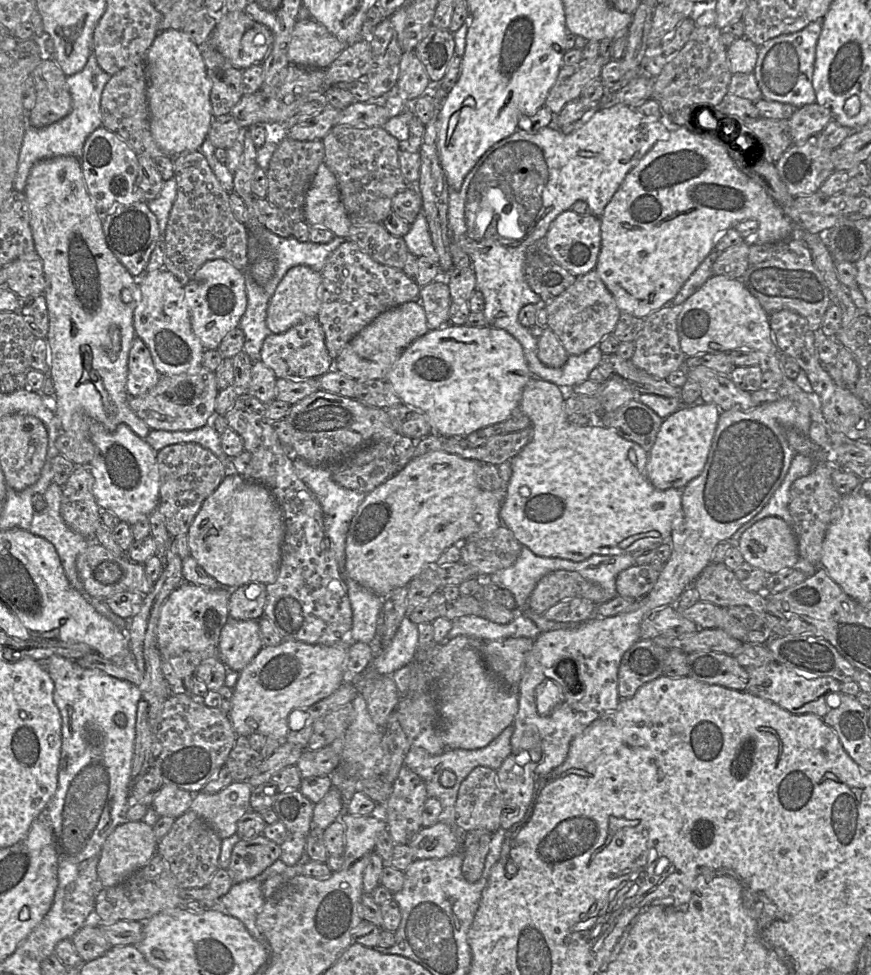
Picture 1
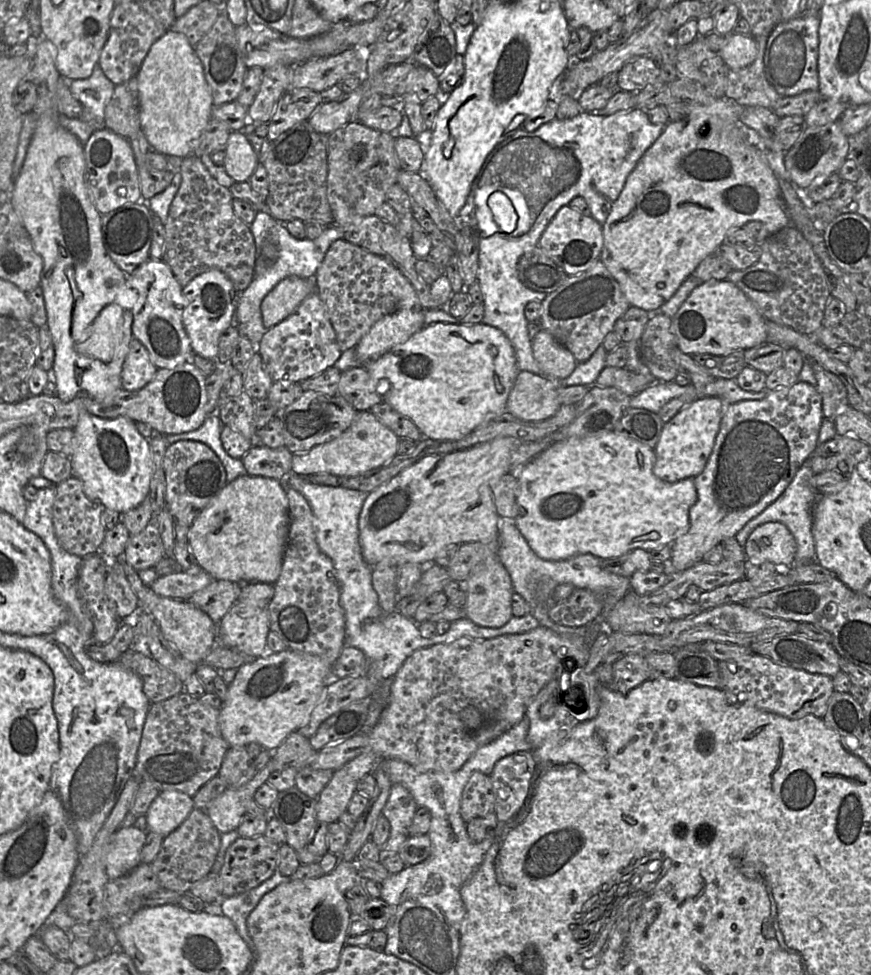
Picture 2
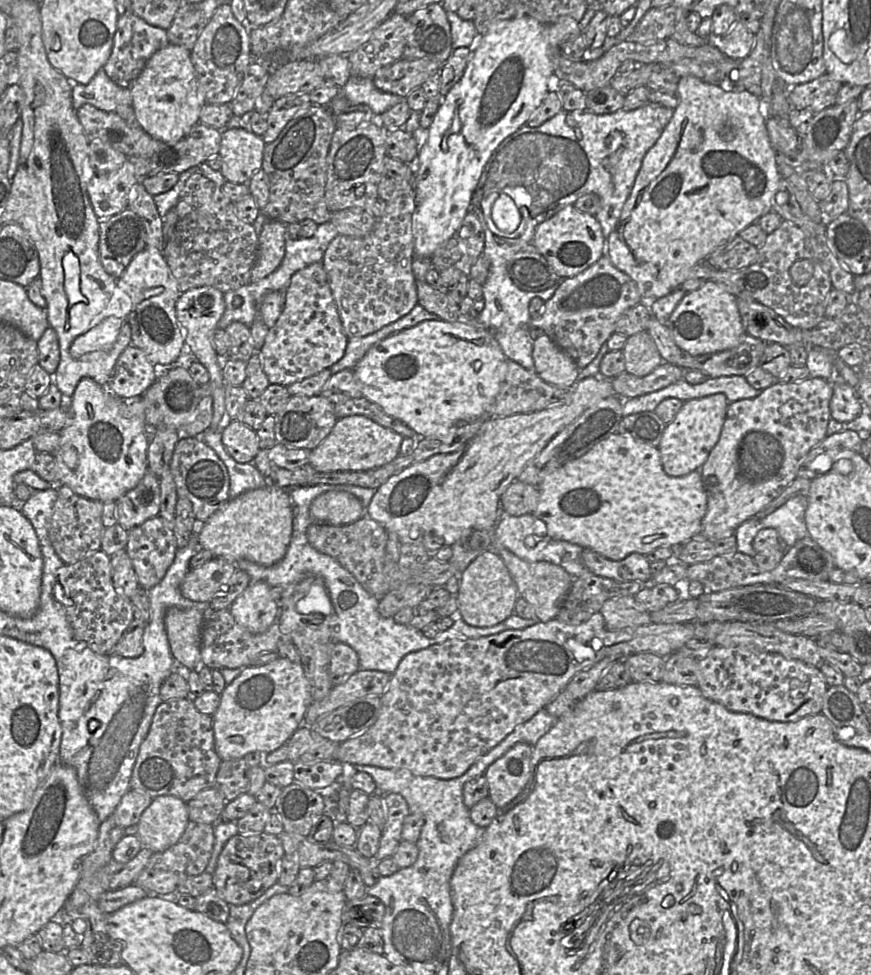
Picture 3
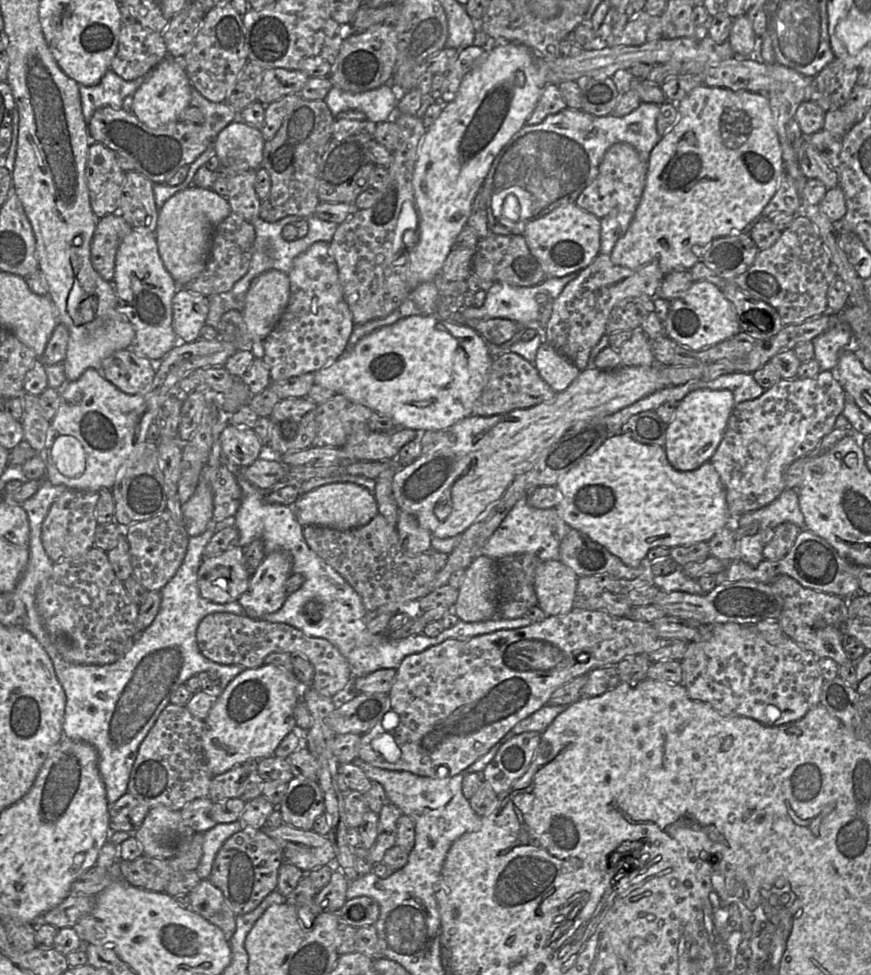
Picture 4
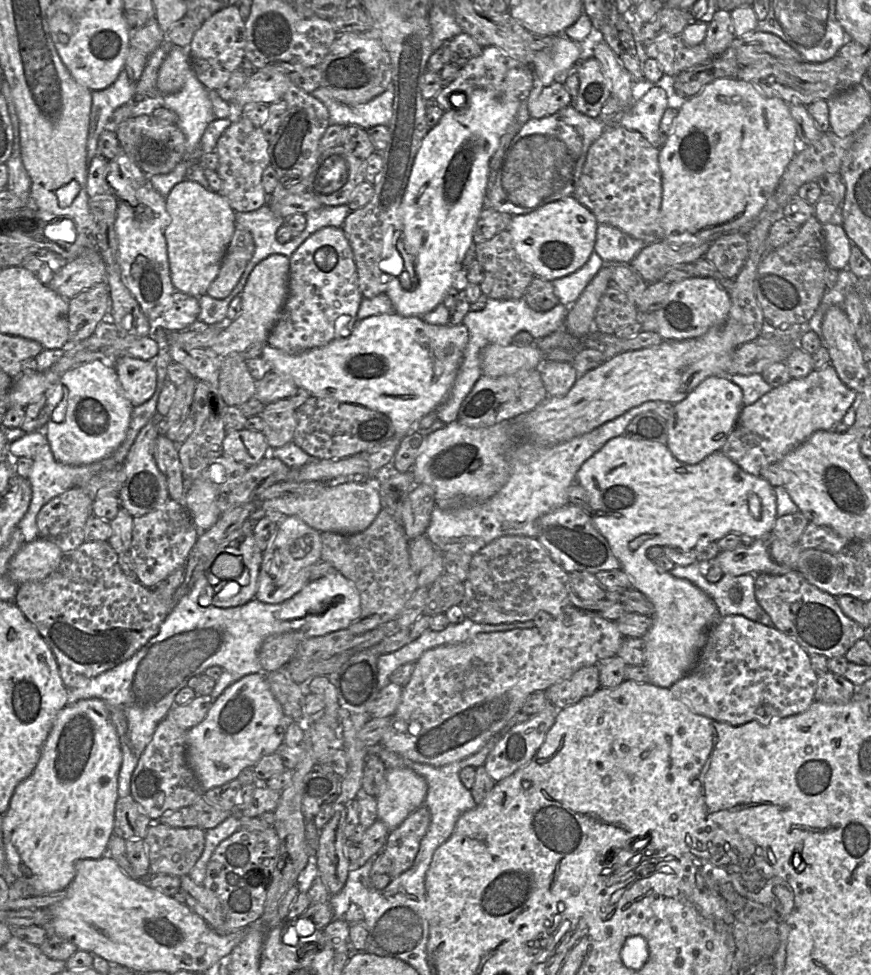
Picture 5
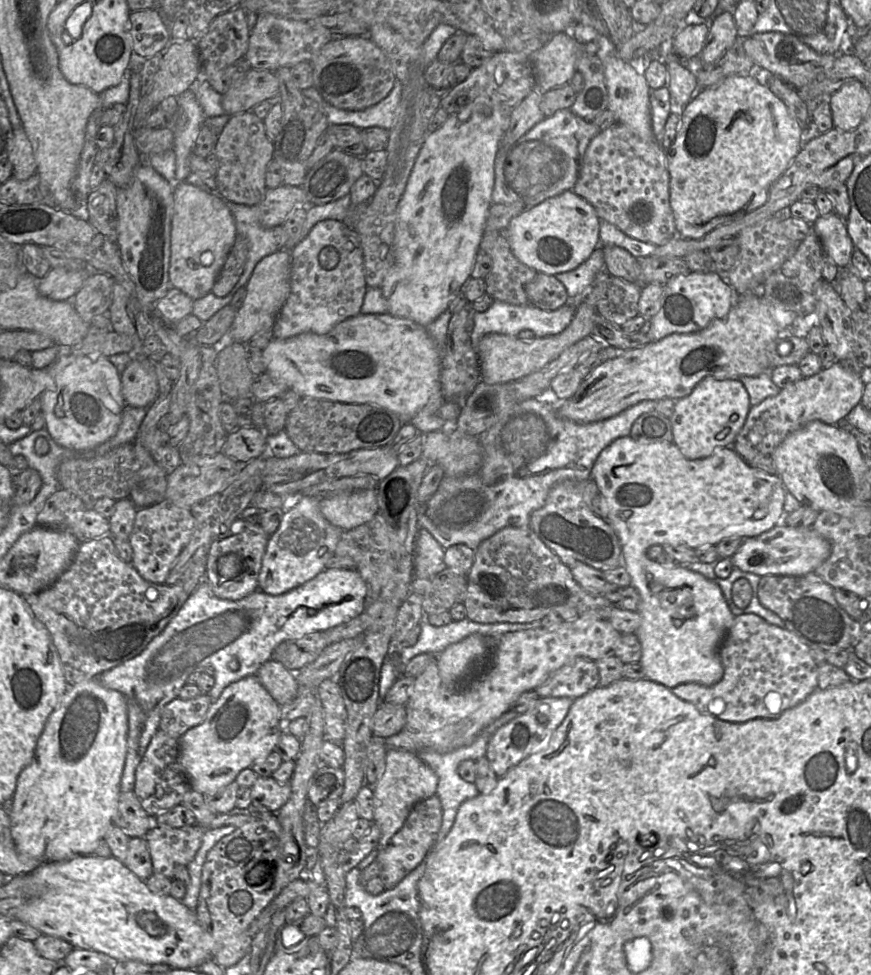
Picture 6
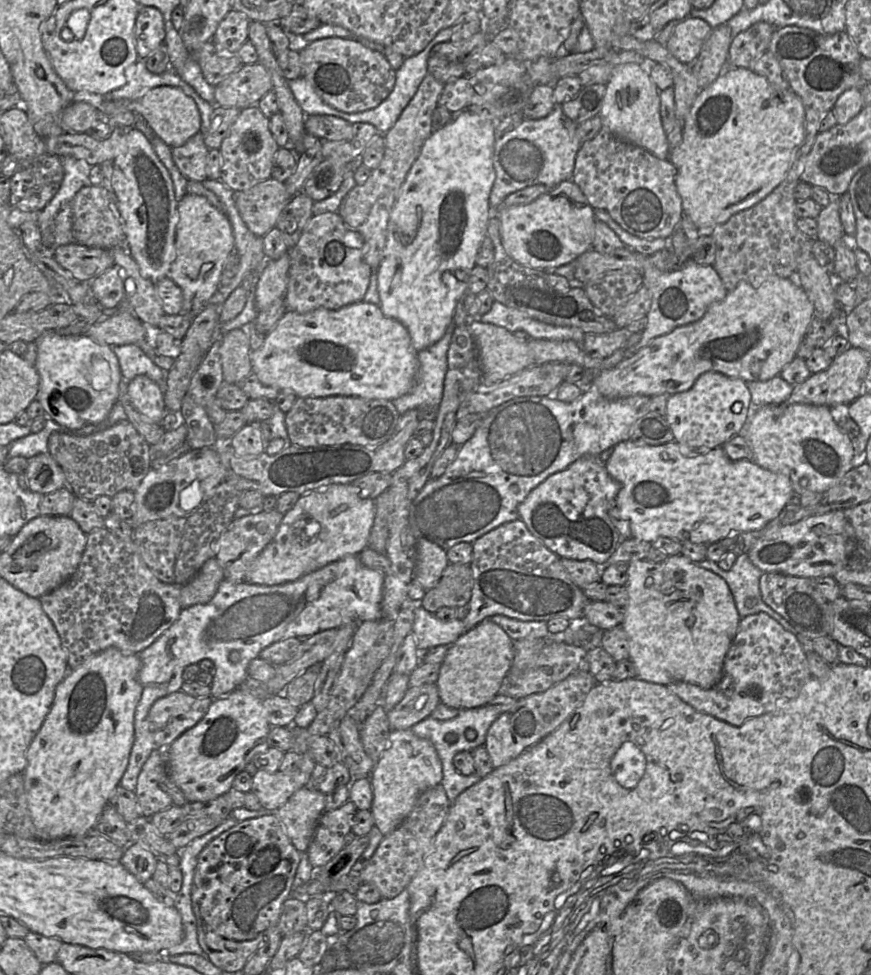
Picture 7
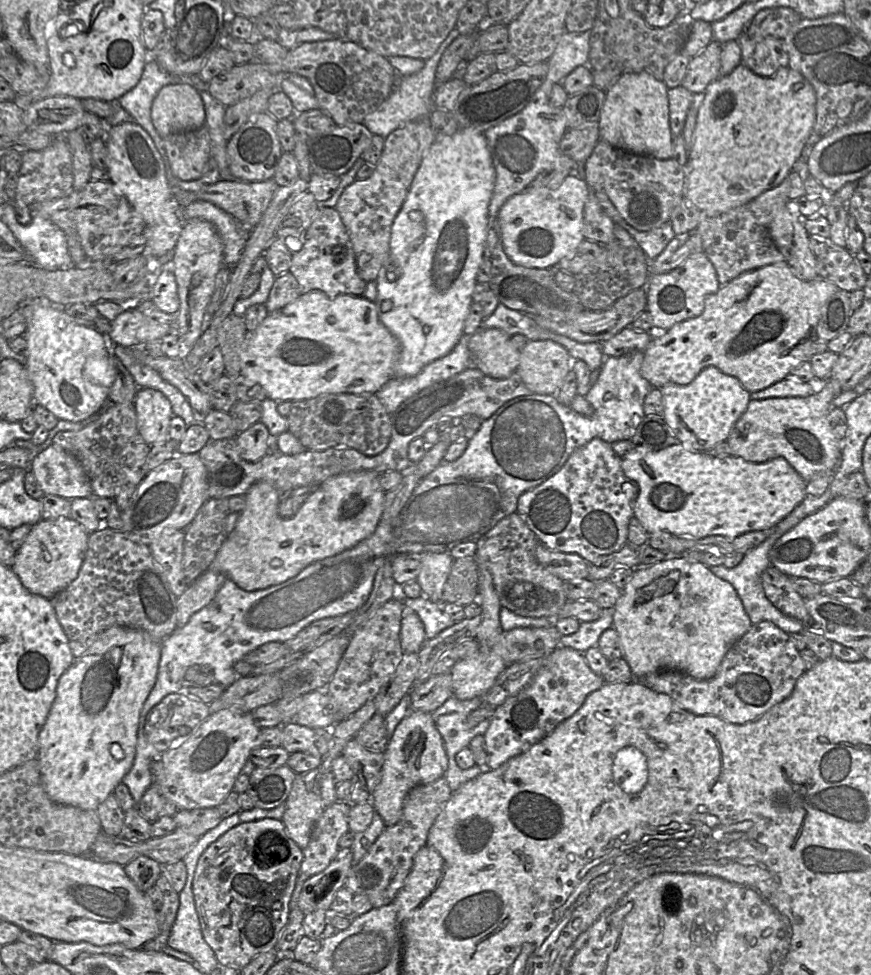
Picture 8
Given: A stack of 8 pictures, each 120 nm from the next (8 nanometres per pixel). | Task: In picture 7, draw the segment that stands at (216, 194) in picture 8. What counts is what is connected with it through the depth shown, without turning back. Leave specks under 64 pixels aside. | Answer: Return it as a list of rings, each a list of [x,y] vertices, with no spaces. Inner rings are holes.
[[[266,179],[245,191],[233,191],[237,210],[249,230],[264,237],[276,227],[277,220],[292,196],[286,185]]]

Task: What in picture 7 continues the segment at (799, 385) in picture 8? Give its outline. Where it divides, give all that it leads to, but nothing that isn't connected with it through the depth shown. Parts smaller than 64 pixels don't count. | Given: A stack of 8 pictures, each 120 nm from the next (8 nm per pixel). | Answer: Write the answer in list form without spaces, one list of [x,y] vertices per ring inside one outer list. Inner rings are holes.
[[[780,375],[766,381],[747,381],[746,386],[751,394],[751,402],[755,406],[781,404],[790,397],[794,388],[794,385]]]

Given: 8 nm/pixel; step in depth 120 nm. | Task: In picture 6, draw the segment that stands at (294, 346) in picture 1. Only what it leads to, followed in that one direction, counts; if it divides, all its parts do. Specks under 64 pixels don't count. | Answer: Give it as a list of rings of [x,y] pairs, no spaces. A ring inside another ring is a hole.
[[[319,221],[291,251],[290,292],[274,323],[273,339],[285,340],[308,332],[328,333],[338,323],[360,313],[366,291],[363,250],[357,232],[343,221]]]

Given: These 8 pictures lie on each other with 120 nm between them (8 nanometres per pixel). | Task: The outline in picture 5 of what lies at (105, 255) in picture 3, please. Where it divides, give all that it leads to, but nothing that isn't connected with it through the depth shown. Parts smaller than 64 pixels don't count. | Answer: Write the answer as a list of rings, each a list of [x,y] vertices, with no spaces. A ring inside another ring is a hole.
[[[95,247],[63,264],[54,272],[48,286],[63,298],[70,299],[103,282],[106,282],[105,264]]]

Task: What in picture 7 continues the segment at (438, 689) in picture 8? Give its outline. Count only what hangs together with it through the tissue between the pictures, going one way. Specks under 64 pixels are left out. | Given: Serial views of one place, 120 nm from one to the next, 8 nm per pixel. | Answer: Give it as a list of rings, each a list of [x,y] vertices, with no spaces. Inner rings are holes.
[[[436,683],[410,687],[403,699],[387,712],[392,730],[410,729],[427,718],[440,703]]]

